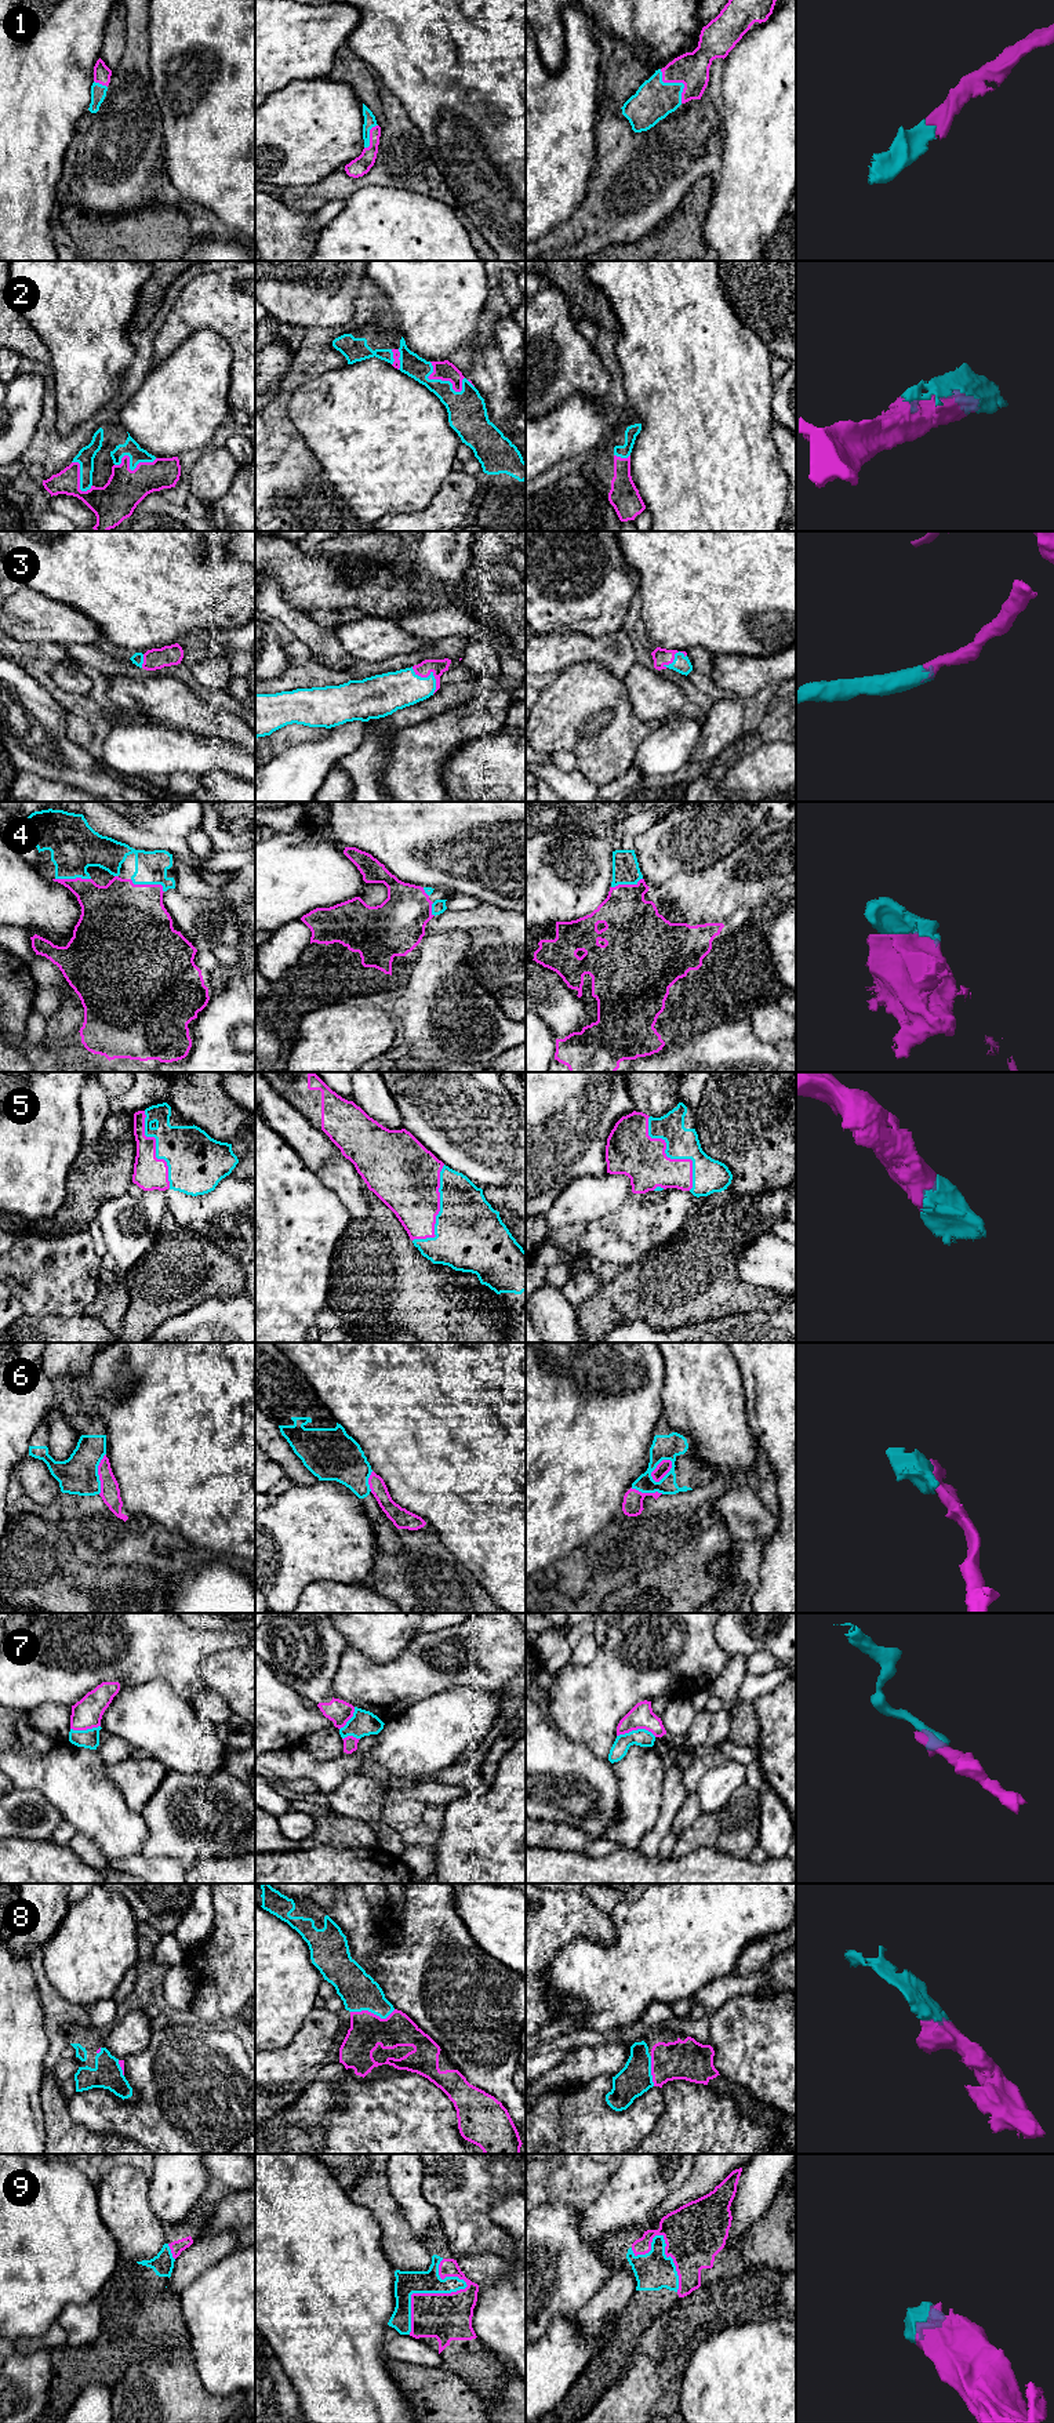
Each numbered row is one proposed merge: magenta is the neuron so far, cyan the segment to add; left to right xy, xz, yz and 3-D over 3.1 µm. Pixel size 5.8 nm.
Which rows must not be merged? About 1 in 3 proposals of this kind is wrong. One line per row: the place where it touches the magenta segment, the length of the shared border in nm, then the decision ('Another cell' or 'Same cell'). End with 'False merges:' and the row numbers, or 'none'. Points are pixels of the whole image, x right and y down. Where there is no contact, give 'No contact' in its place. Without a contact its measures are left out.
1: Touches magenta at yz (676, 82). Shared border 240 nm. Same cell
2: Touches magenta at xz (439, 378). Shared border 260 nm. Same cell
3: Touches magenta at xz (429, 674). Shared border 200 nm. Same cell
4: Touches magenta at xy (149, 885). Shared border 220 nm. Same cell
5: Touches magenta at yz (669, 1158). Shared border 500 nm. Same cell
6: Touches magenta at yz (668, 1471). Shared border 170 nm. Another cell
7: Touches magenta at yz (636, 1729). Shared border 240 nm. Another cell
8: Touches magenta at xz (373, 2013). Shared border 260 nm. Same cell
9: Touches magenta at xz (442, 2293). Shared border 480 nm. Same cell
False merges: 6, 7

